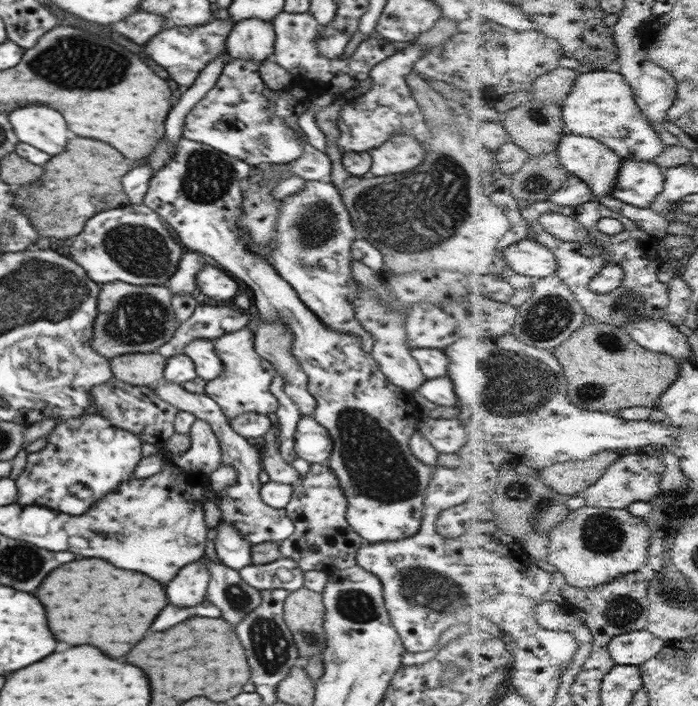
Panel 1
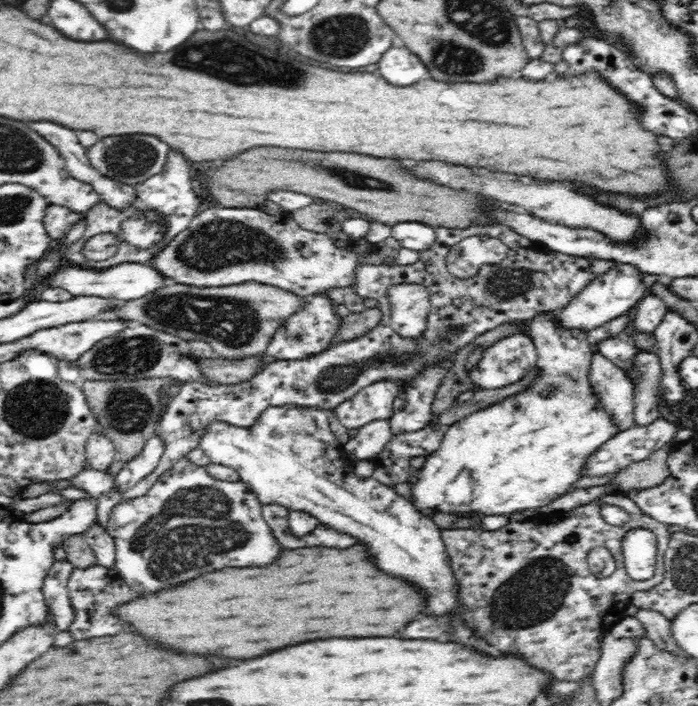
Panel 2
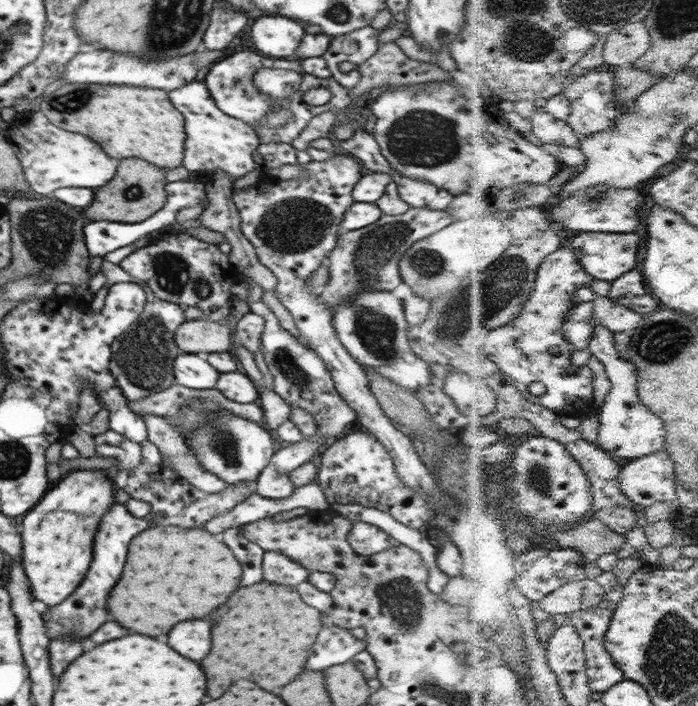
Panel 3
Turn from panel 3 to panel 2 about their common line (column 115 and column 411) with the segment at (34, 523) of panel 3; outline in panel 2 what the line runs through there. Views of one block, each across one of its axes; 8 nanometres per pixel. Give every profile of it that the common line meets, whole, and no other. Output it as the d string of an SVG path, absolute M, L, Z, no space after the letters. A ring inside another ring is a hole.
M537 316L529 320L529 337L533 340L536 347L537 364L540 375L534 379L534 382L524 390L521 394L509 397L500 403L491 405L486 409L473 412L464 418L460 418L458 422L450 424L448 430L438 446L438 450L426 457L426 460L417 473L417 481L411 486L412 499L411 503L417 508L417 511L428 518L432 518L434 512L444 512L444 514L456 514L460 518L464 516L500 516L510 514L510 512L518 512L518 510L534 509L539 511L543 506L549 505L555 498L566 494L572 490L571 486L583 477L581 470L586 464L586 459L607 440L618 434L617 428L611 421L611 416L604 412L604 409L598 403L598 397L594 396L594 392L590 388L589 370L593 352L587 337L587 332L582 330L567 330L563 328L559 322L555 322L550 316Z

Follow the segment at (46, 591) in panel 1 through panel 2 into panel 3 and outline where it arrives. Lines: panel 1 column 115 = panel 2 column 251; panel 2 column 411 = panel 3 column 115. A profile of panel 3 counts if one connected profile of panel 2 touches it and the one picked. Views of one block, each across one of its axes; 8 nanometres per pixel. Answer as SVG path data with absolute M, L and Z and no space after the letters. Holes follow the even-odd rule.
M158 526L152 530L144 530L130 542L128 560L122 572L122 578L112 588L108 598L110 616L128 630L142 632L144 636L162 636L168 634L170 628L182 620L204 618L214 608L224 604L228 596L238 588L242 576L242 568L234 558L232 550L220 544L210 532L204 530L186 530L176 526Z

